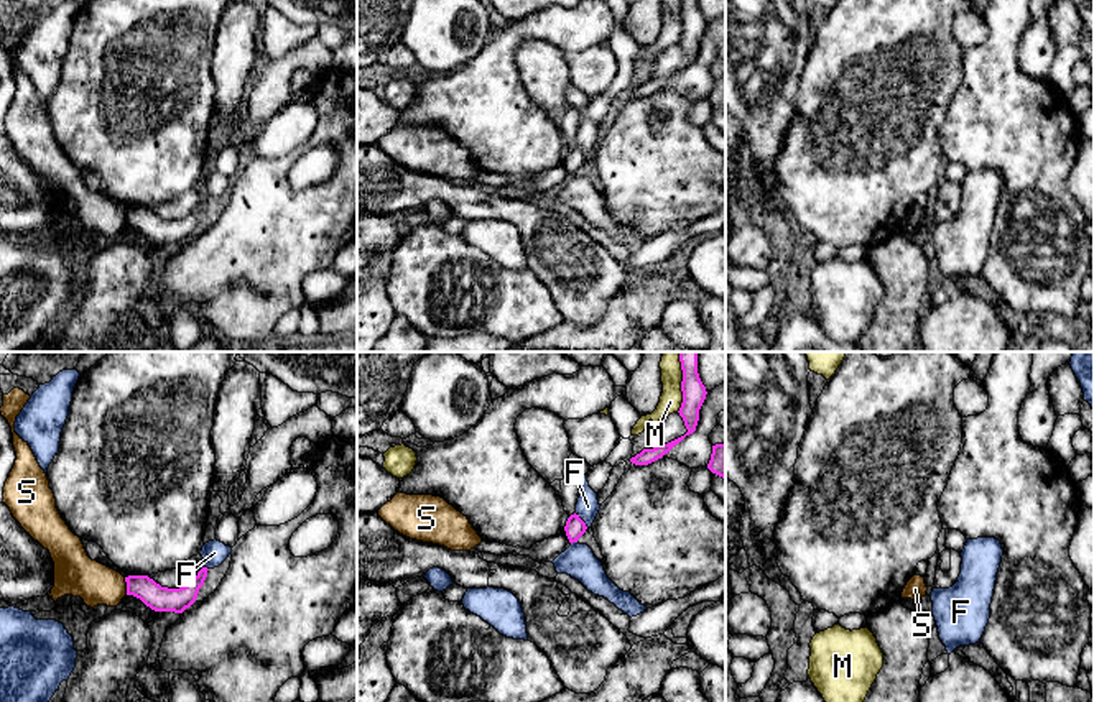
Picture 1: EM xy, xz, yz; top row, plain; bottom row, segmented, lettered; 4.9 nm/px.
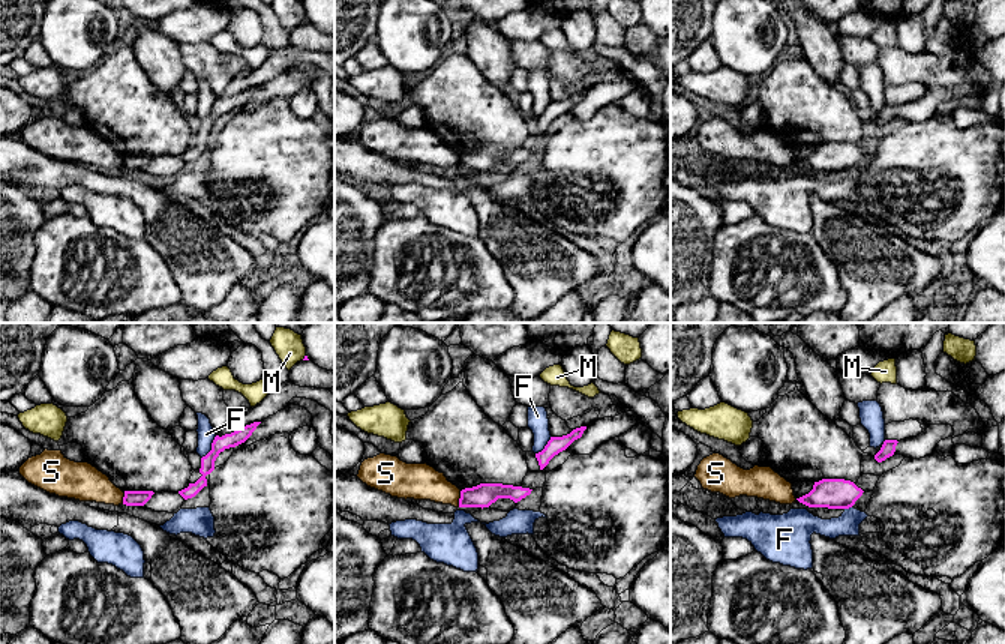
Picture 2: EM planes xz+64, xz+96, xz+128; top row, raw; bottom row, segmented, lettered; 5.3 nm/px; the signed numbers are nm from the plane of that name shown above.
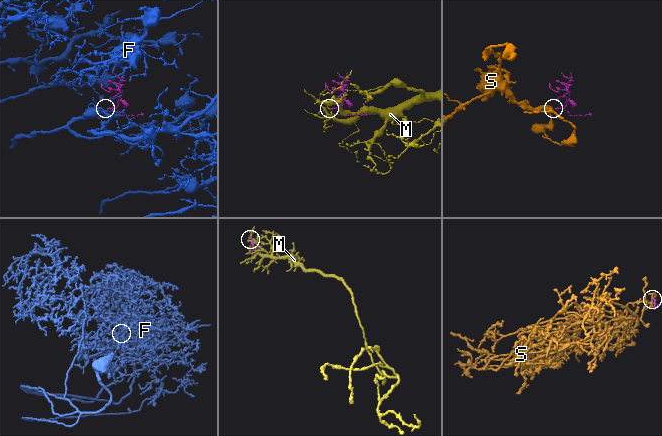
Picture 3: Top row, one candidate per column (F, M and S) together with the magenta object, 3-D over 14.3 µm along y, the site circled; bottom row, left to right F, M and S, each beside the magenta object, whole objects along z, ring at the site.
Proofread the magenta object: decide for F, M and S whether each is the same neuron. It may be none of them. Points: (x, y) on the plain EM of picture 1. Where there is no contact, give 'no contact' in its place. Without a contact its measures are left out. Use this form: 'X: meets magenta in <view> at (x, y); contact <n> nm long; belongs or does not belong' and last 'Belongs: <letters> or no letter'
F: meets magenta in xz at (581, 152); contact 100 nm long; does not belong
M: meets magenta in xz at (681, 22); contact 220 nm long; does not belong
S: meets magenta in xy at (127, 217); contact 90 nm long; does not belong
Belongs: no letter

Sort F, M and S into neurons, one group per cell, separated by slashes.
F / M / S

